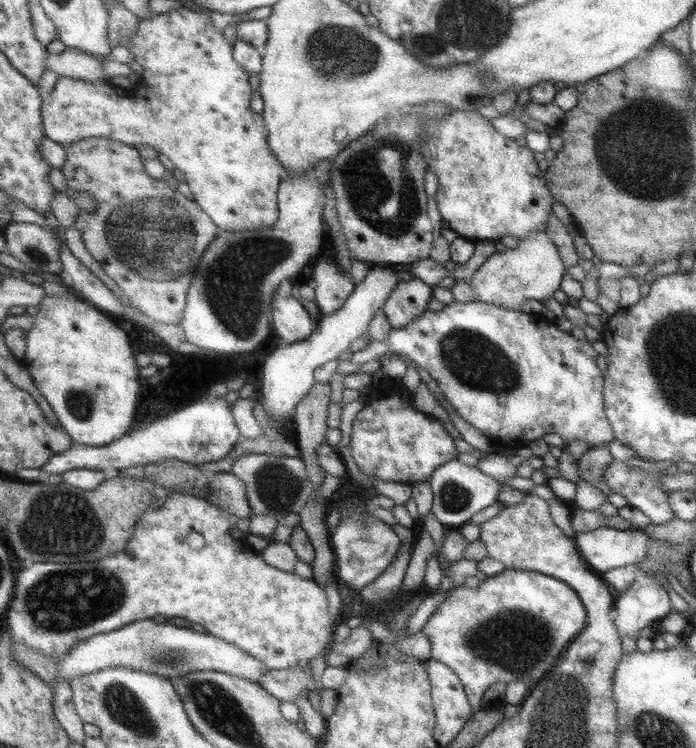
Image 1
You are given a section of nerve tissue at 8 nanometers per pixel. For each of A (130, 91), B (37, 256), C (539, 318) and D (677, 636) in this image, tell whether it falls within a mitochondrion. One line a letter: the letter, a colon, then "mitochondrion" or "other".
A: other
B: mitochondrion
C: other
D: other

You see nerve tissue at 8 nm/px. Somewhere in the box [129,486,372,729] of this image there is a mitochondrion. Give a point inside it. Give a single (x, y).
(162, 657)

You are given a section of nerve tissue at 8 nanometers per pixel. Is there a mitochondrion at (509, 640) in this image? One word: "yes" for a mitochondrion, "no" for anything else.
yes

